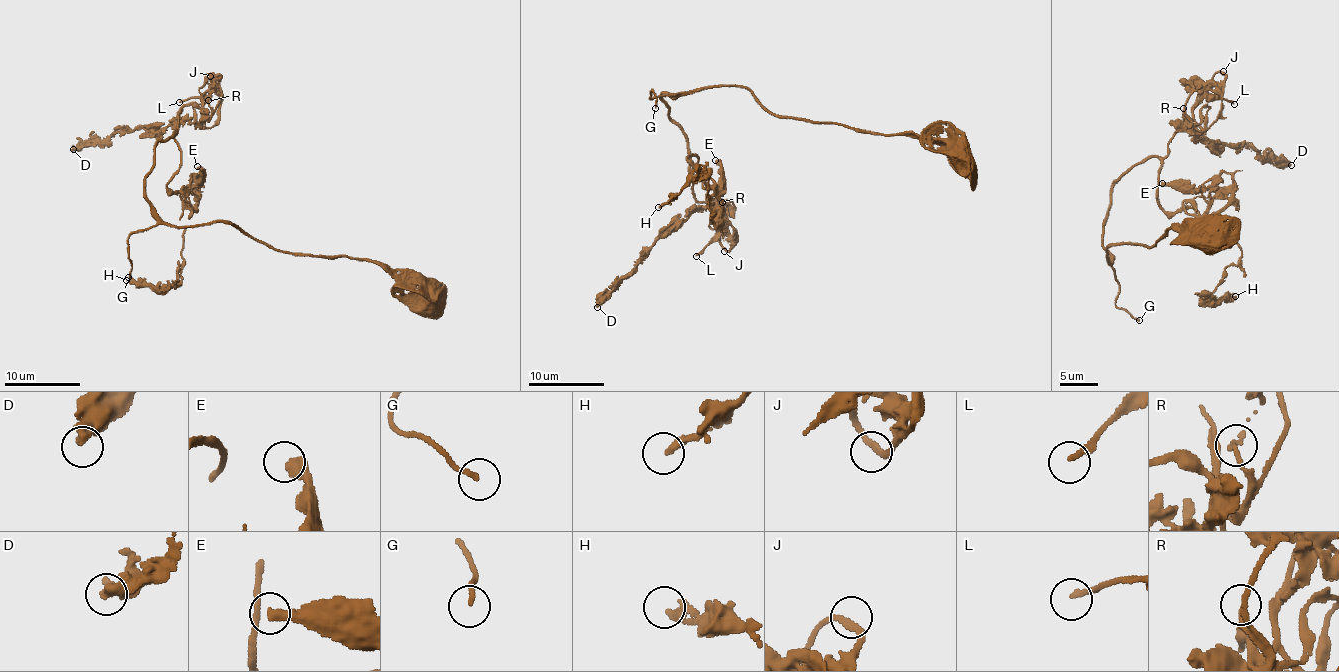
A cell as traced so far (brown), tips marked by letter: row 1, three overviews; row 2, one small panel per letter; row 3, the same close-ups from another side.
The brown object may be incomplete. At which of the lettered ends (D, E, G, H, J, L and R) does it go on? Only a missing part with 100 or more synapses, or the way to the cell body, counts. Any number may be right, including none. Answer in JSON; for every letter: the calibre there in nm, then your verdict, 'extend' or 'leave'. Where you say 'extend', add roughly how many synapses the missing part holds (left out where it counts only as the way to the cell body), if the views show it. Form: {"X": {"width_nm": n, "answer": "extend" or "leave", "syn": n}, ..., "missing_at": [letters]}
{"D": {"width_nm": 320, "answer": "leave"}, "E": {"width_nm": 360, "answer": "leave"}, "G": {"width_nm": 170, "answer": "extend", "syn": 110}, "H": {"width_nm": 280, "answer": "leave"}, "J": {"width_nm": 190, "answer": "leave"}, "L": {"width_nm": 190, "answer": "leave"}, "R": {"width_nm": 170, "answer": "leave"}, "missing_at": ["G"]}

